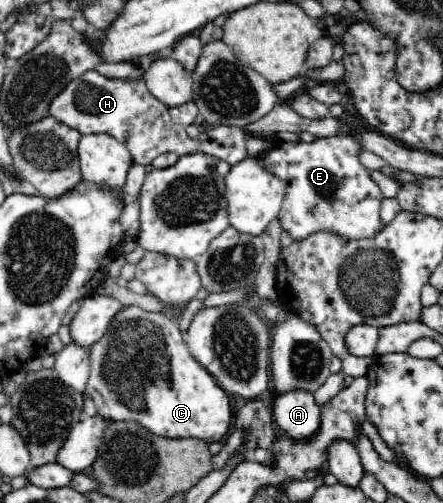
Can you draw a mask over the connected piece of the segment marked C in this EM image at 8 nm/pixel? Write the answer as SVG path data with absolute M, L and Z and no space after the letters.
M124 306L106 334L88 349L91 374L85 391L105 419L136 422L143 431L158 436L199 438L209 445L224 442L234 428L226 391L190 356L178 324L164 313Z

